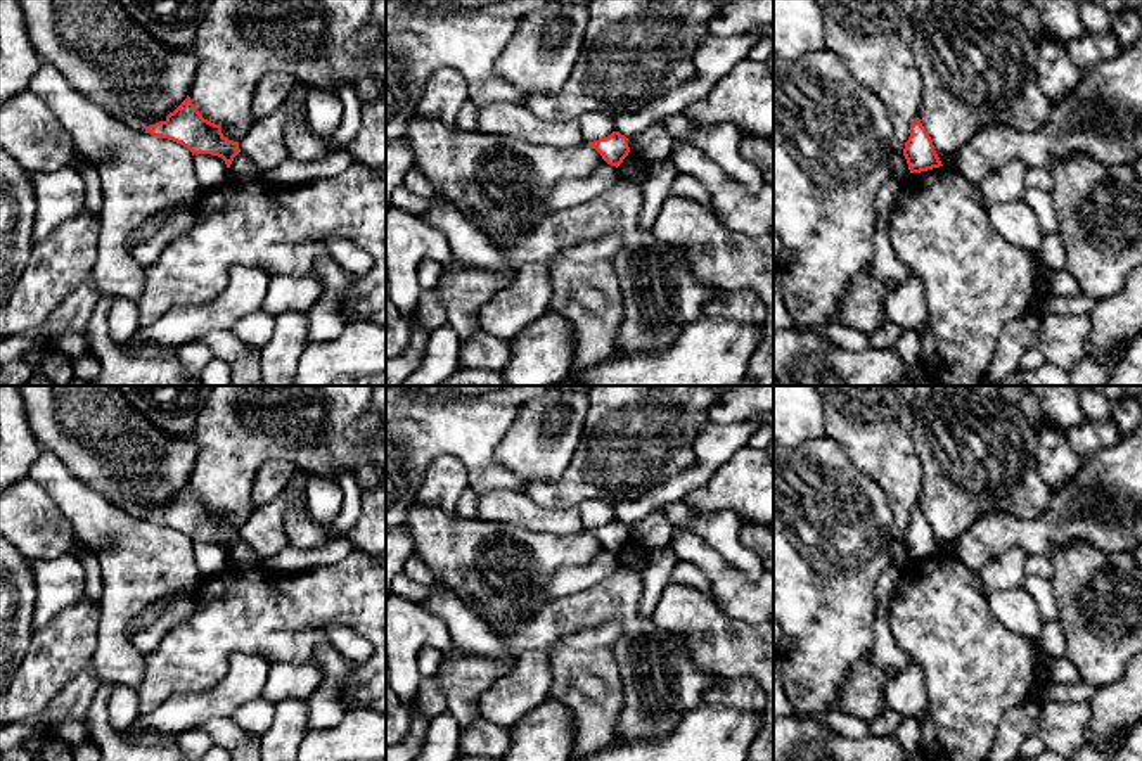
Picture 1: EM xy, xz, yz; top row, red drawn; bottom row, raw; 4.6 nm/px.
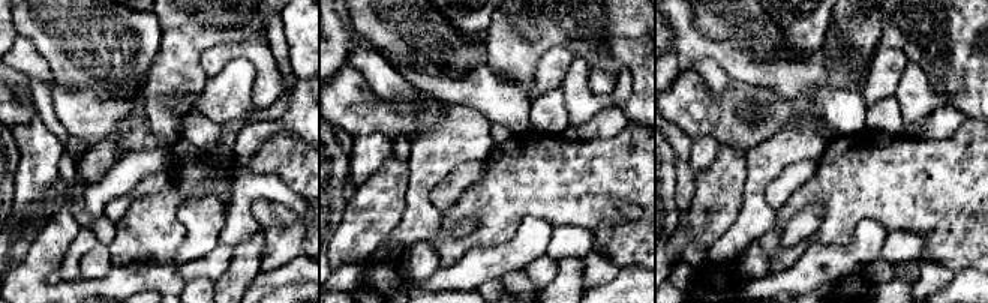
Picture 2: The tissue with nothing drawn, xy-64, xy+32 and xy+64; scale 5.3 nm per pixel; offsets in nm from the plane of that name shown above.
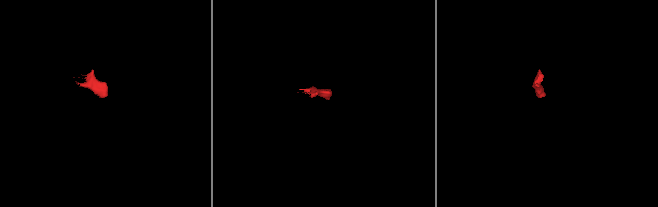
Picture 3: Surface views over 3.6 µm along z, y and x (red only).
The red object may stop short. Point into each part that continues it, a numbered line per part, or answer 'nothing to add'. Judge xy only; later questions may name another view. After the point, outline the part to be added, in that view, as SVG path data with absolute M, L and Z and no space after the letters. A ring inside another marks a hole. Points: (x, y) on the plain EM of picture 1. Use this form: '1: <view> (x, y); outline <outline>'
1: xy (135, 509); outline M111 498L111 503L126 510L130 515L145 519L147 514L156 512L159 508L166 508L166 505L156 505L156 507L144 507L137 502L128 502L128 500L118 500L118 498Z

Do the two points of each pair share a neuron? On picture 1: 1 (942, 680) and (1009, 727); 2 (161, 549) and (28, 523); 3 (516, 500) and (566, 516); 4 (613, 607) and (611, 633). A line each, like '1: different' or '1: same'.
1: different
2: different
3: same
4: different

